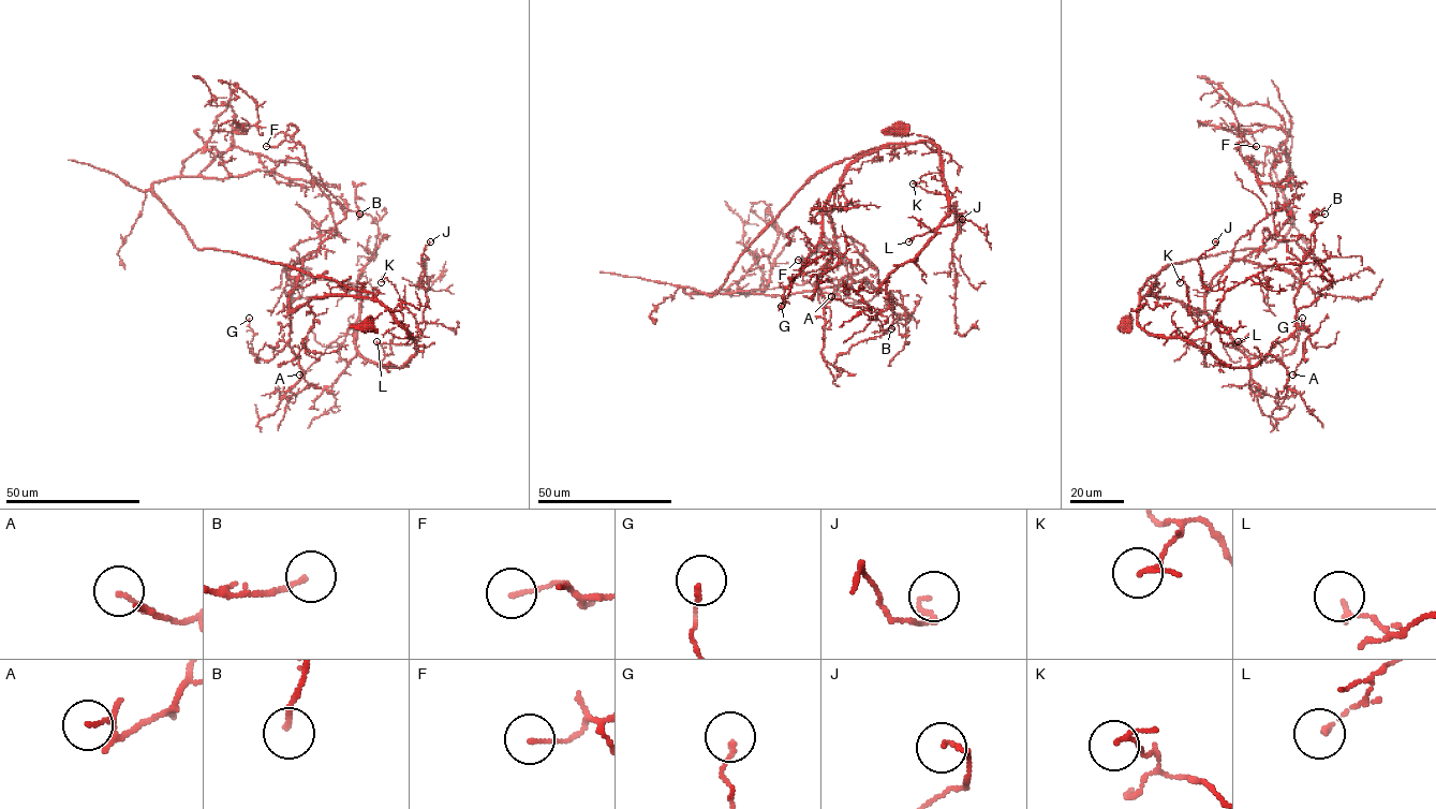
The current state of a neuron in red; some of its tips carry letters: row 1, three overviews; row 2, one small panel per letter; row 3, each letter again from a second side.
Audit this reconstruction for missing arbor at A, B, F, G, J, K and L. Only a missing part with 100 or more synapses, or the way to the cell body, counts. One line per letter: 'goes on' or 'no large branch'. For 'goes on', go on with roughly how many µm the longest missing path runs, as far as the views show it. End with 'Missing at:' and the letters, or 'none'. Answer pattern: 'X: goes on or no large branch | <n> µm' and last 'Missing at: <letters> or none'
A: no large branch
B: no large branch
F: no large branch
G: no large branch
J: no large branch
K: no large branch
L: no large branch
Missing at: none

